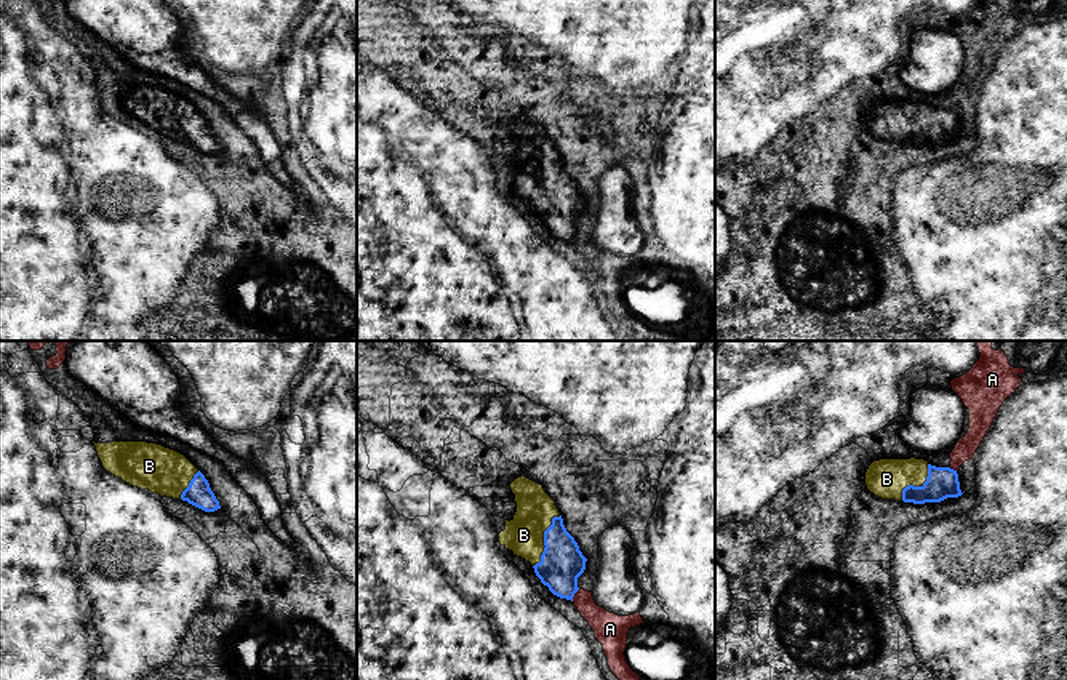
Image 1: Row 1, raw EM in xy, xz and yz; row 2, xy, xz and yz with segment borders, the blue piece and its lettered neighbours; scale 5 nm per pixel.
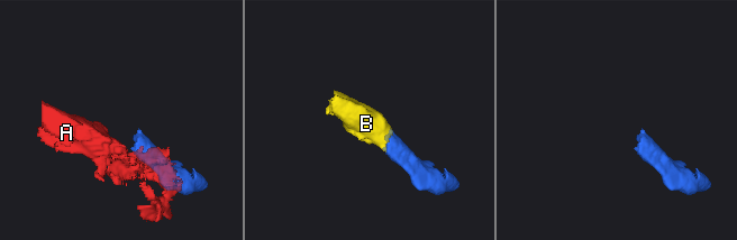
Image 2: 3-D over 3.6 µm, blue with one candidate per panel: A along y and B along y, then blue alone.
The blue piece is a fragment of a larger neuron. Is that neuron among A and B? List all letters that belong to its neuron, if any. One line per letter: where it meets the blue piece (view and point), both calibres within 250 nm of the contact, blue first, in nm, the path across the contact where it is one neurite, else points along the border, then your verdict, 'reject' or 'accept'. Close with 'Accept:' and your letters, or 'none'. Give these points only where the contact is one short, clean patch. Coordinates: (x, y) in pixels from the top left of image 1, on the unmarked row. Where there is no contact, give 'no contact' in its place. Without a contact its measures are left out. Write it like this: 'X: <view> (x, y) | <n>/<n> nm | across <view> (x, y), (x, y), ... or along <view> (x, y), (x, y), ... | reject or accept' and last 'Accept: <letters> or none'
A: xz (573, 237) | 220/160 nm | reject
B: xz (544, 181) | 220/200 nm | across xz (562, 204), (544, 181), (538, 176), (523, 176) | accept
Accept: B

